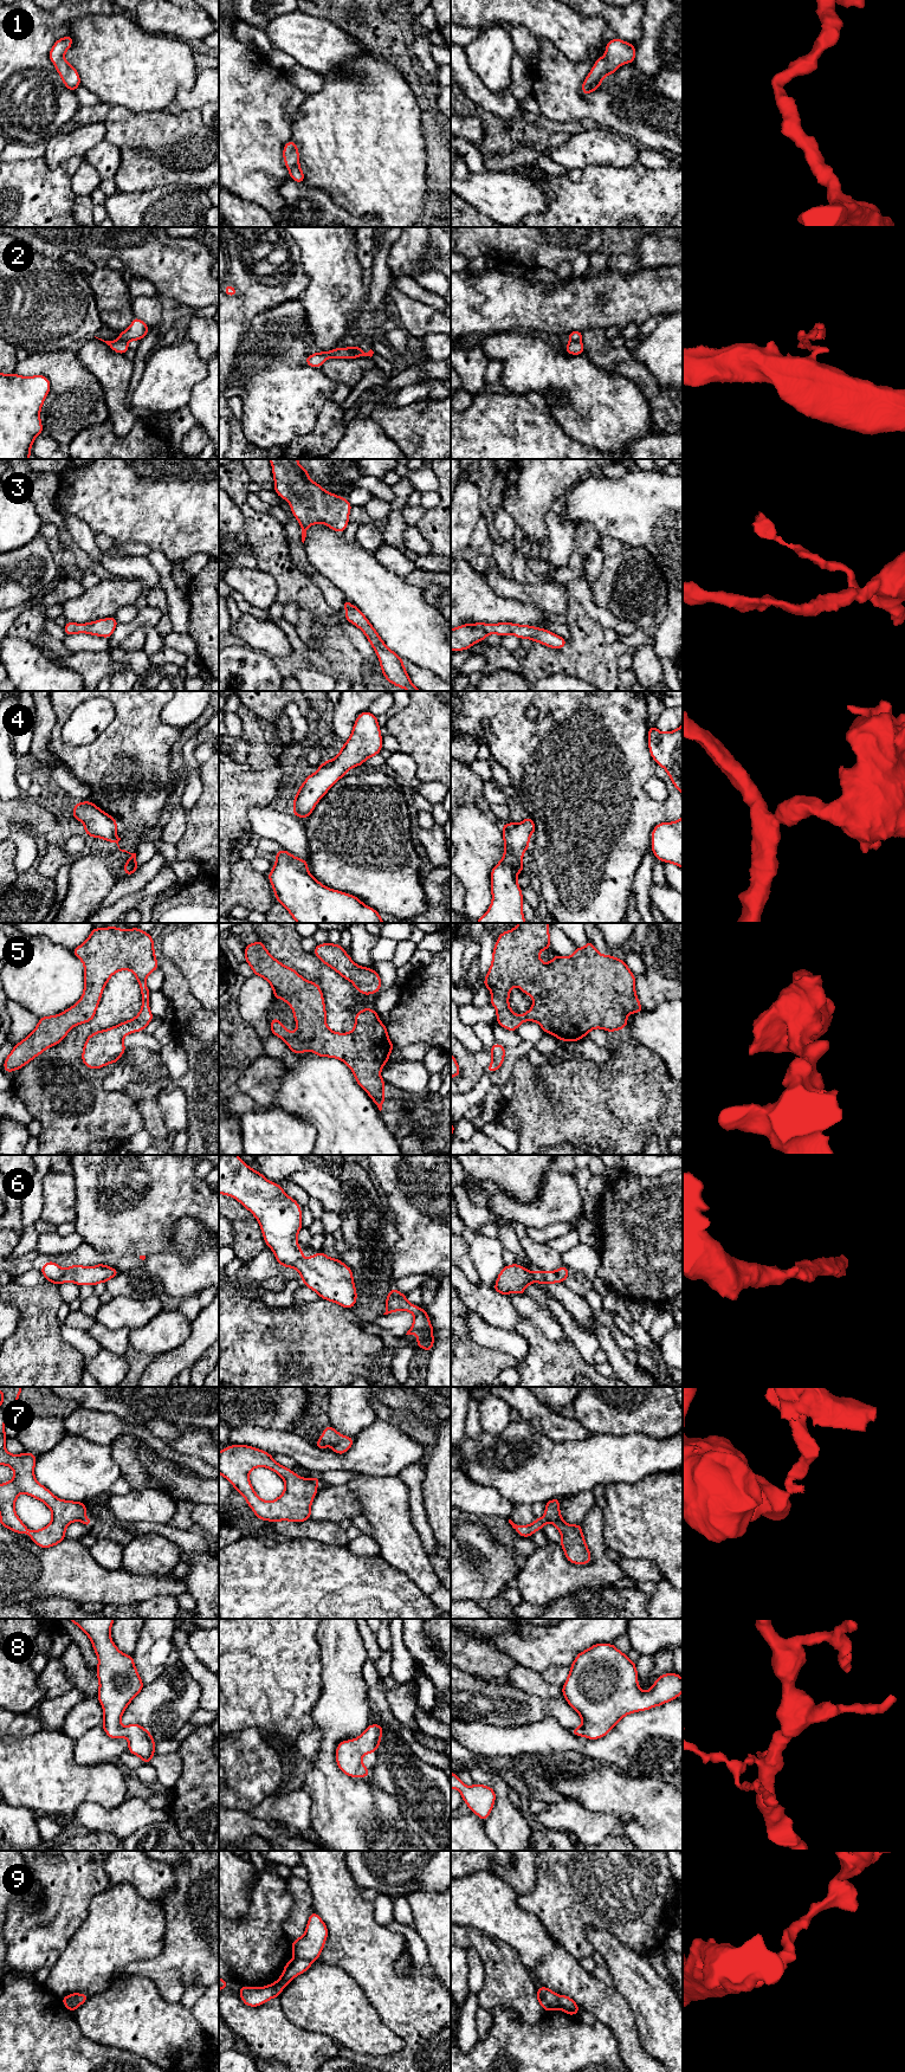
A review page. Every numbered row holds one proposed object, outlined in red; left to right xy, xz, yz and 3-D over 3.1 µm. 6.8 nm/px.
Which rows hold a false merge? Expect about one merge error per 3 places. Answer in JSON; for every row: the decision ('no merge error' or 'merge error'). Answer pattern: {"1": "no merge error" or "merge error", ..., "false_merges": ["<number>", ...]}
{"1": "no merge error", "2": "merge error", "3": "no merge error", "4": "no merge error", "5": "no merge error", "6": "no merge error", "7": "merge error", "8": "no merge error", "9": "merge error", "false_merges": ["2", "7", "9"]}

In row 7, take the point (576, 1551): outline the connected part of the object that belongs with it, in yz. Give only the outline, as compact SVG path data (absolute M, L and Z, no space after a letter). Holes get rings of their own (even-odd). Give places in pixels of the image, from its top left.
M560 1498L545 1503L544 1517L547 1517L562 1535L560 1545L564 1550L565 1558L574 1564L589 1563L592 1555L586 1544L581 1524L570 1525L563 1521L560 1512Z

